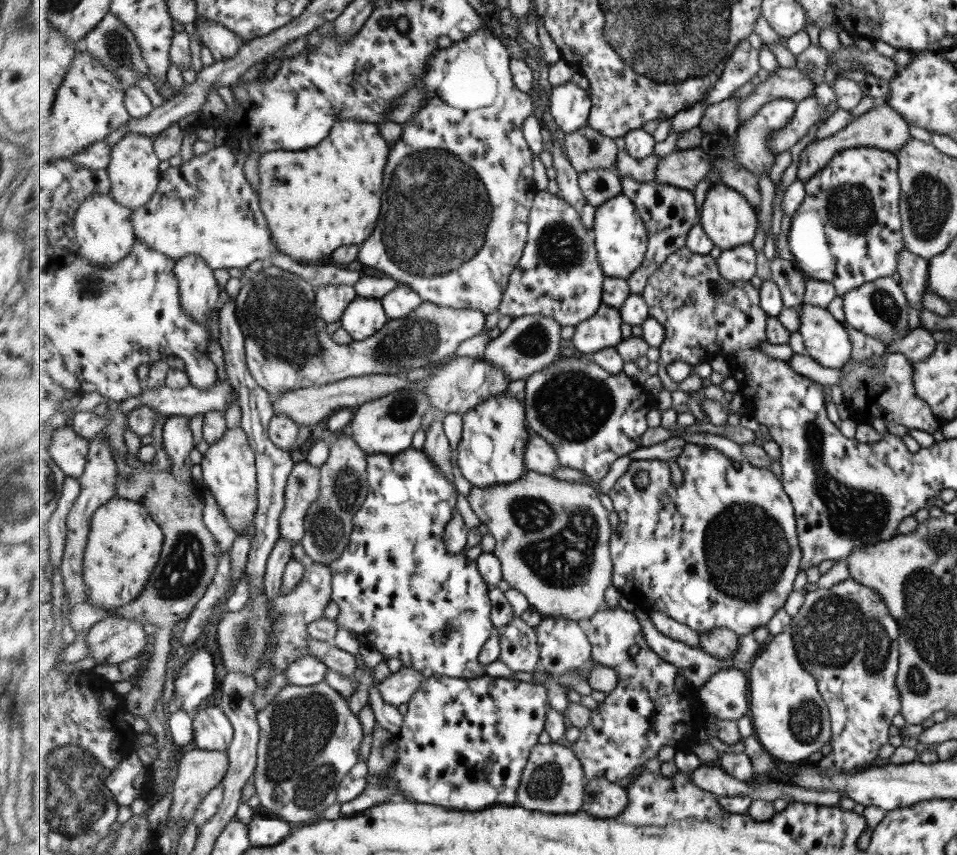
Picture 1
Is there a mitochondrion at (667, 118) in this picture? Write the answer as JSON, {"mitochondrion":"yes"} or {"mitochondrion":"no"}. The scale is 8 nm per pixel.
{"mitochondrion":"no"}

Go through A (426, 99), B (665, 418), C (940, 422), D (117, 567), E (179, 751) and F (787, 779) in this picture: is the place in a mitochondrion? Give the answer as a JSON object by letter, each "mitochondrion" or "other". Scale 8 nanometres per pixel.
{"A":"other","B":"other","C":"other","D":"other","E":"other","F":"other"}

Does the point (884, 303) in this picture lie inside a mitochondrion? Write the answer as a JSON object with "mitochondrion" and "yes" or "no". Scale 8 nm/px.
{"mitochondrion":"yes"}

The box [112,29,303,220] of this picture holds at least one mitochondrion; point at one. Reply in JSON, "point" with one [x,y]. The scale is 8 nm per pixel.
{"point":[276,179]}

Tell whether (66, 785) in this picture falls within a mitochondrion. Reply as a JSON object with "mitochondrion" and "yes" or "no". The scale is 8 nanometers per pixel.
{"mitochondrion":"yes"}

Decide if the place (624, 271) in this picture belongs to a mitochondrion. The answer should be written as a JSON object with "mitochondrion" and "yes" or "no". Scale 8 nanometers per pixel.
{"mitochondrion":"no"}

